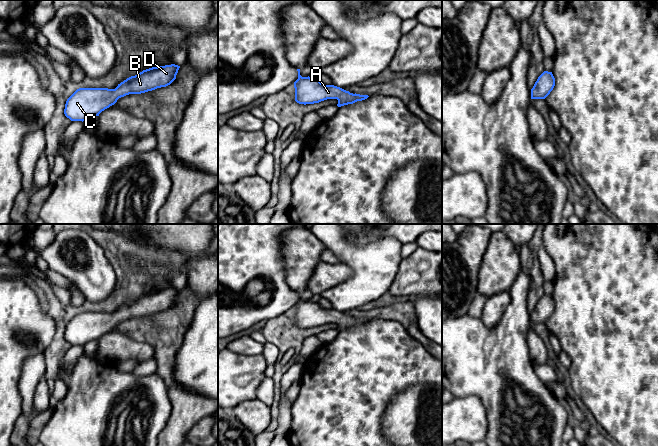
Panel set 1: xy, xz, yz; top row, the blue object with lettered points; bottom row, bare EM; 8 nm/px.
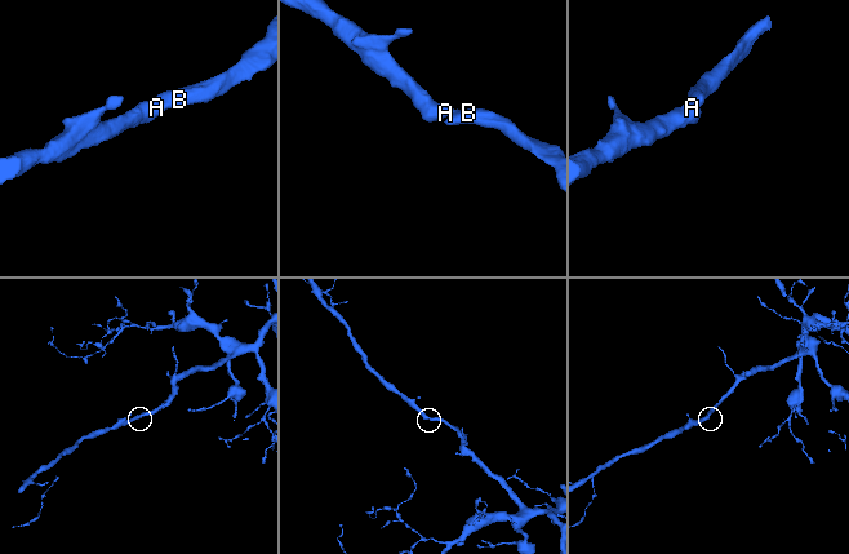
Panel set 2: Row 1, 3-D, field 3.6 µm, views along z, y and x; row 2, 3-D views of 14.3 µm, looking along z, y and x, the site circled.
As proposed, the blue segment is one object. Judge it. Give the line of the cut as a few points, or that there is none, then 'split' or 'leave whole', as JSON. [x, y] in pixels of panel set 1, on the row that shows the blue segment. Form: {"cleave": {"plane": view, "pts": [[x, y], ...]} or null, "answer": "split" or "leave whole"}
{"cleave": null, "answer": "leave whole"}

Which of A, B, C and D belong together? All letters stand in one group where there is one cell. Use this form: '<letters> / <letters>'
A B C D

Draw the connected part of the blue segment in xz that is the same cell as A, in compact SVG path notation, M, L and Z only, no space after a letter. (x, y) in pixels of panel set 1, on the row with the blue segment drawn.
M300 69L298 79L294 82L295 101L299 104L314 104L327 99L337 99L338 107L353 104L357 101L367 99L368 95L353 94L334 85L325 85L319 79L302 77Z

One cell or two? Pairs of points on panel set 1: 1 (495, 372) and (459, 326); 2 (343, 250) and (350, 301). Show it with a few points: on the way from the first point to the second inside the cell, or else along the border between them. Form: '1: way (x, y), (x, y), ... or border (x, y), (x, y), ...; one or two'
1: way (484, 361), (460, 337); one
2: way (356, 263), (357, 288); one

